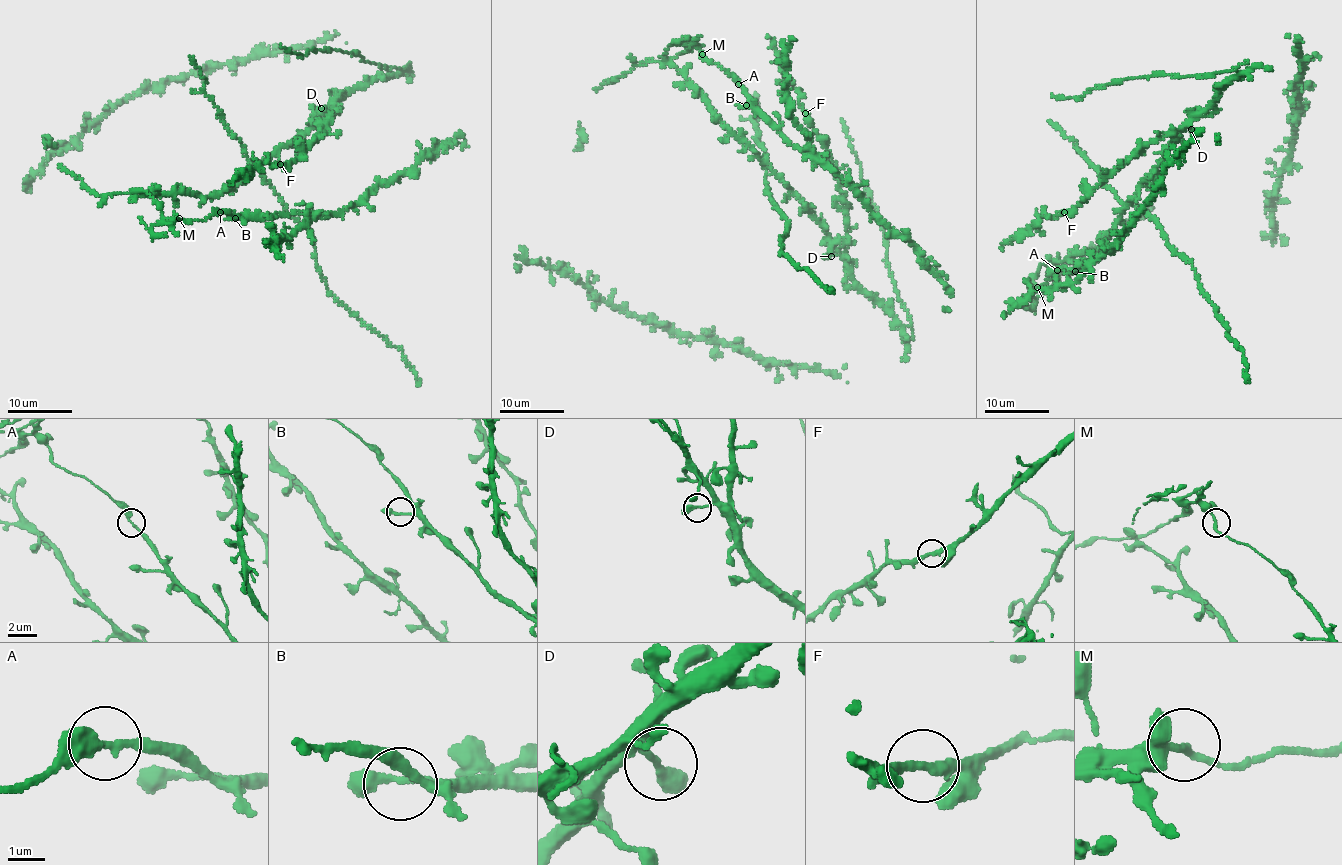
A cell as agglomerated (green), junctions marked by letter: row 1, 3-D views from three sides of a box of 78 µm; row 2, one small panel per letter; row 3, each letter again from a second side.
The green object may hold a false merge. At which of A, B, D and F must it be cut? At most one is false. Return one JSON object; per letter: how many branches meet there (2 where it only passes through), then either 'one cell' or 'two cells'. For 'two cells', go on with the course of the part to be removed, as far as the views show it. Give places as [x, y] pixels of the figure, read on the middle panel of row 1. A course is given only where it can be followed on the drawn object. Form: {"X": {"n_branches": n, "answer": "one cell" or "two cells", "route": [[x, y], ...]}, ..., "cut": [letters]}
{"A": {"n_branches": 2, "answer": "two cells"}, "B": {"n_branches": 2, "answer": "one cell"}, "D": {"n_branches": 2, "answer": "one cell"}, "F": {"n_branches": 2, "answer": "one cell"}, "cut": ["A"]}

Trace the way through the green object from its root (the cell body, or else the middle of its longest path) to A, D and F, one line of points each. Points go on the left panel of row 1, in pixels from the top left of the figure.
A: (293, 141), (233, 185), (211, 196), (173, 192), (128, 194), (146, 192), (165, 219), (190, 222), (219, 212)
D: (293, 141), (306, 133), (315, 117), (327, 107), (321, 108)
F: (293, 141), (306, 133), (314, 119), (333, 112), (301, 155), (280, 164)

